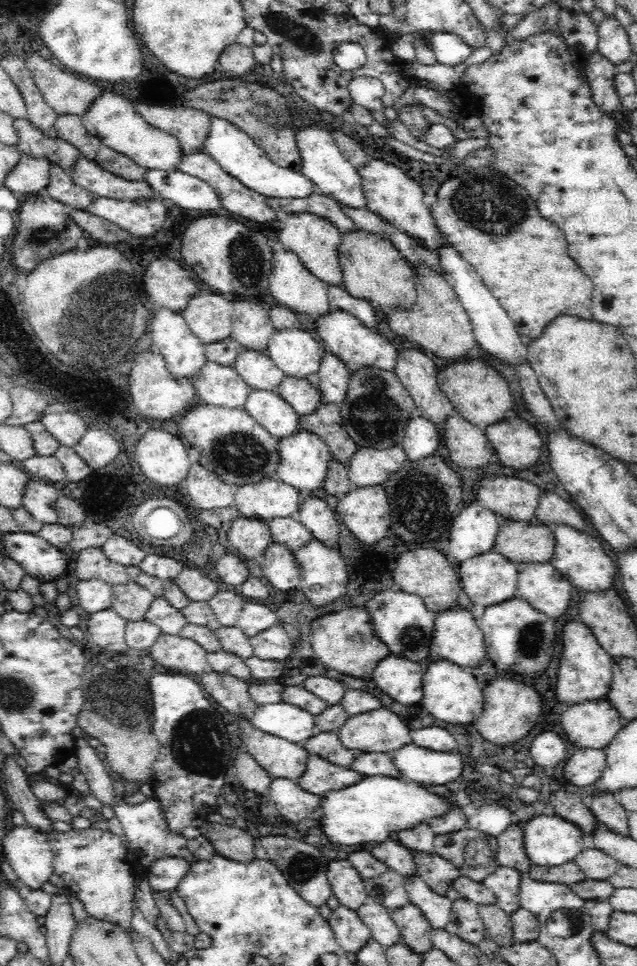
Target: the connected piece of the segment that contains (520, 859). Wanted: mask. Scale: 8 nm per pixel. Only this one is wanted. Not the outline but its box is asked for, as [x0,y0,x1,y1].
[495,822,533,874]

